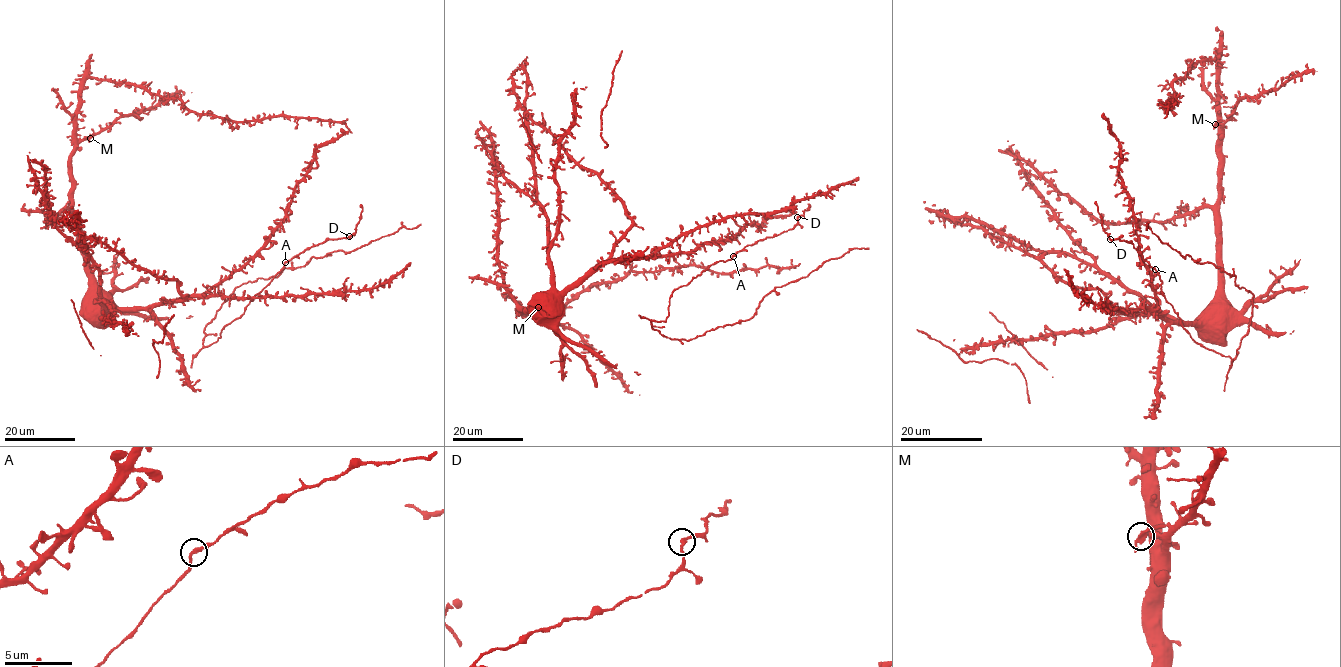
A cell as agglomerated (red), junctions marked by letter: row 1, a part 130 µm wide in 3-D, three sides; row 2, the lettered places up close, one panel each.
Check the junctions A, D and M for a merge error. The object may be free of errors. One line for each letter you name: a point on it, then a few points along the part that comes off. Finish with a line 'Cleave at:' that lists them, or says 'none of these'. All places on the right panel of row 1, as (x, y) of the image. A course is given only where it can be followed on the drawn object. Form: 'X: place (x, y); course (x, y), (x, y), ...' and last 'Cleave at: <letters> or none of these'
Cleave at: none of these

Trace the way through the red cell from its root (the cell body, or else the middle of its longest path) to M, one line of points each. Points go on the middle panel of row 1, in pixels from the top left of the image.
M: (536, 300), (536, 311), (519, 312), (537, 314), (538, 307)

